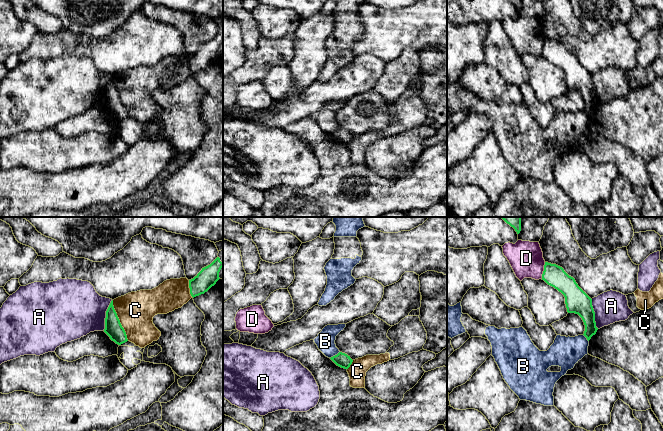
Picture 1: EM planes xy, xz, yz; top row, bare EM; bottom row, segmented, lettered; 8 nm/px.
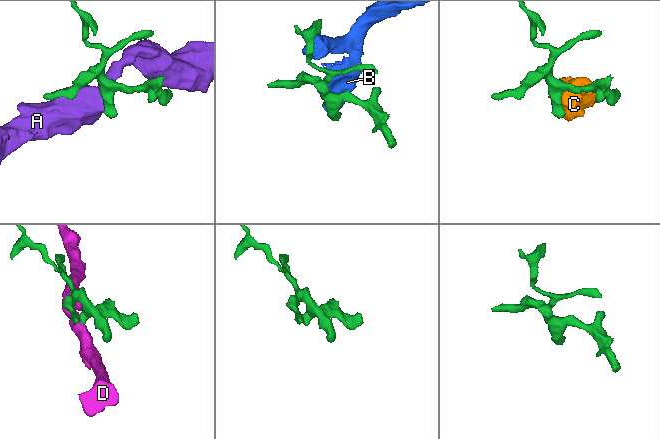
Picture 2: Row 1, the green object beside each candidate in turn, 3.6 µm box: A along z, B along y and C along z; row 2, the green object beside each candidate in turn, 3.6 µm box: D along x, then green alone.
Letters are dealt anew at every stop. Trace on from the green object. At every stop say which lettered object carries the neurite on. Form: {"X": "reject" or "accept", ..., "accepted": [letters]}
{"A": "reject", "B": "reject", "C": "reject", "D": "reject", "accepted": []}

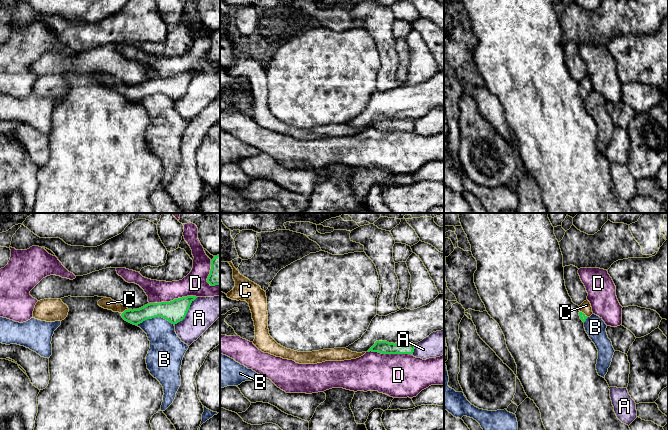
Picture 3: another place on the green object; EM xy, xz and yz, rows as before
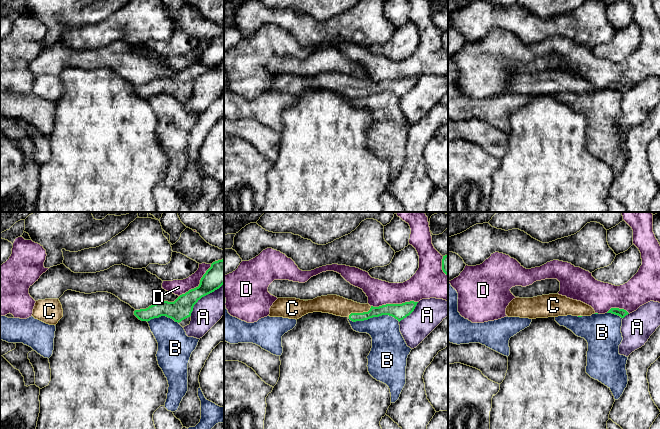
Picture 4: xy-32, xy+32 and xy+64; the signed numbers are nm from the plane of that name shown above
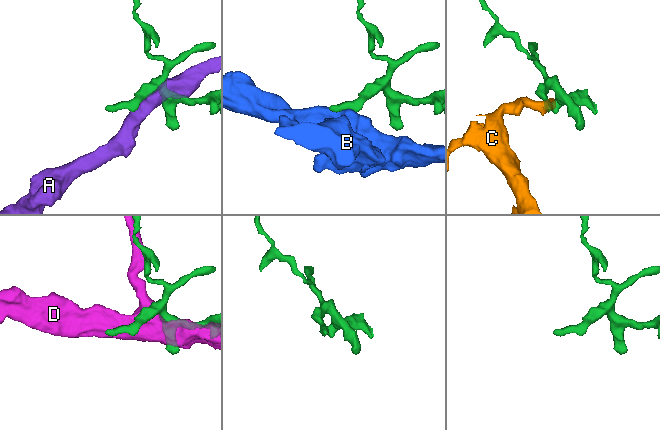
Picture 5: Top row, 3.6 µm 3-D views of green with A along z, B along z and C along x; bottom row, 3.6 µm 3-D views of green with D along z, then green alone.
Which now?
{"A": "reject", "B": "reject", "C": "accept", "D": "reject", "accepted": ["C"]}

